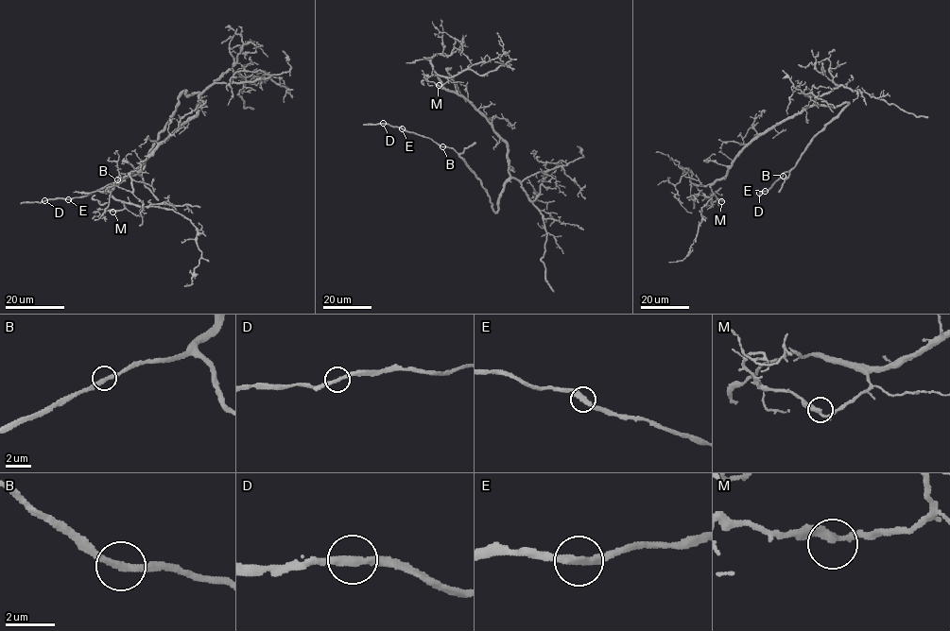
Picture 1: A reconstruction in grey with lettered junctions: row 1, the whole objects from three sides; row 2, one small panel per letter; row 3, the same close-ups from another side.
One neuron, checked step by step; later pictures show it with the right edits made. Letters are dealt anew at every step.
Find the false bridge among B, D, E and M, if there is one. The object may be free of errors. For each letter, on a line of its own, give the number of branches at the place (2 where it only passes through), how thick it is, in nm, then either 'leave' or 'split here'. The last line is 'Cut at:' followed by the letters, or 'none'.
B: 2 branches meet; 280 nm thick; leave
D: 2 branches meet; 280 nm thick; leave
E: 2 branches meet; 300 nm thick; leave
M: 2 branches meet; 300 nm thick; leave
Cut at: none

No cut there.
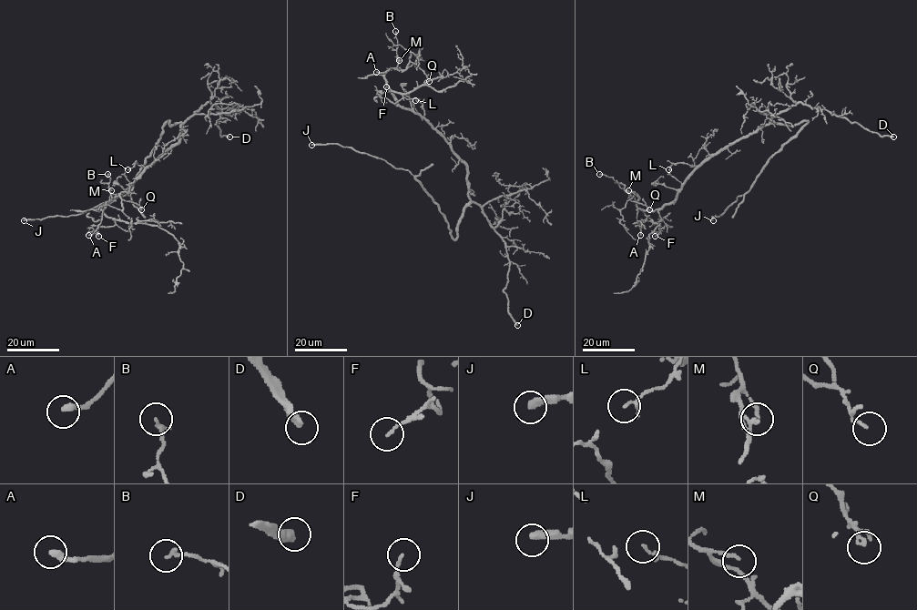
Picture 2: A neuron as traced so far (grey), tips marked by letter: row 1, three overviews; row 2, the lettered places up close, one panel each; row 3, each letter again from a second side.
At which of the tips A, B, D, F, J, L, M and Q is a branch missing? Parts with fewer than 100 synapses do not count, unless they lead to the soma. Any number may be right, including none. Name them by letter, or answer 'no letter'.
D, J

